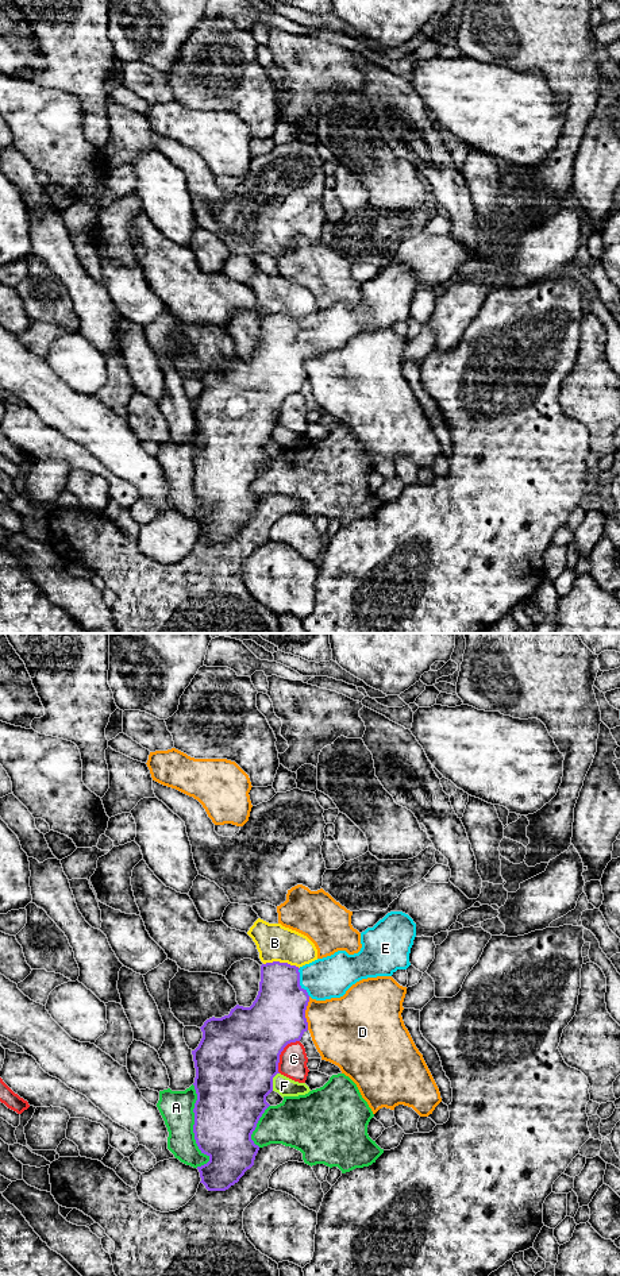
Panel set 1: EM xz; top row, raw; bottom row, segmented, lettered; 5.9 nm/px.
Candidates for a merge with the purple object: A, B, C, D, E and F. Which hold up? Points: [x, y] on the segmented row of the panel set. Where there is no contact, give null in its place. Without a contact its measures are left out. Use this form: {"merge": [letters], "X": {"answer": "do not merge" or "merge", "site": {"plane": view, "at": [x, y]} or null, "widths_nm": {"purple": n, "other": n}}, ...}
{"merge": ["E"], "A": {"answer": "do not merge", "site": {"plane": "xz", "at": [193, 1126]}, "widths_nm": {"purple": 400, "other": 200}}, "B": {"answer": "do not merge", "site": {"plane": "xz", "at": [281, 963]}, "widths_nm": {"purple": 300, "other": 220}}, "C": {"answer": "do not merge", "site": {"plane": "xz", "at": [280, 1053]}, "widths_nm": {"purple": 480, "other": 160}}, "D": {"answer": "do not merge", "site": {"plane": "xz", "at": [304, 1013]}, "widths_nm": {"purple": 340, "other": 380}}, "E": {"answer": "merge", "site": {"plane": "xz", "at": [299, 982]}, "widths_nm": {"purple": 340, "other": 240}}, "F": {"answer": "do not merge", "site": {"plane": "xz", "at": [272, 1082]}, "widths_nm": {"purple": 480, "other": 110}}}

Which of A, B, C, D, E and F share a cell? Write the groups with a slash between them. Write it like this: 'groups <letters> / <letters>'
groups A / B / C / D / E / F

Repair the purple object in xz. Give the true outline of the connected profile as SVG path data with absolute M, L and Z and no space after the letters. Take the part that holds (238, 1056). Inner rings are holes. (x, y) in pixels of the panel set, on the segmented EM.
M390 911L361 933L358 953L338 951L300 968L280 961L262 964L259 991L253 1005L236 1005L228 1015L204 1022L200 1028L203 1038L192 1051L197 1094L193 1133L199 1149L209 1157L207 1164L197 1167L200 1183L208 1191L228 1190L254 1165L259 1146L251 1134L270 1106L266 1096L273 1091L273 1078L280 1073L281 1052L288 1044L300 1041L308 1030L305 1010L309 999L340 998L362 979L392 976L397 969L407 969L415 937L413 920L403 911Z

